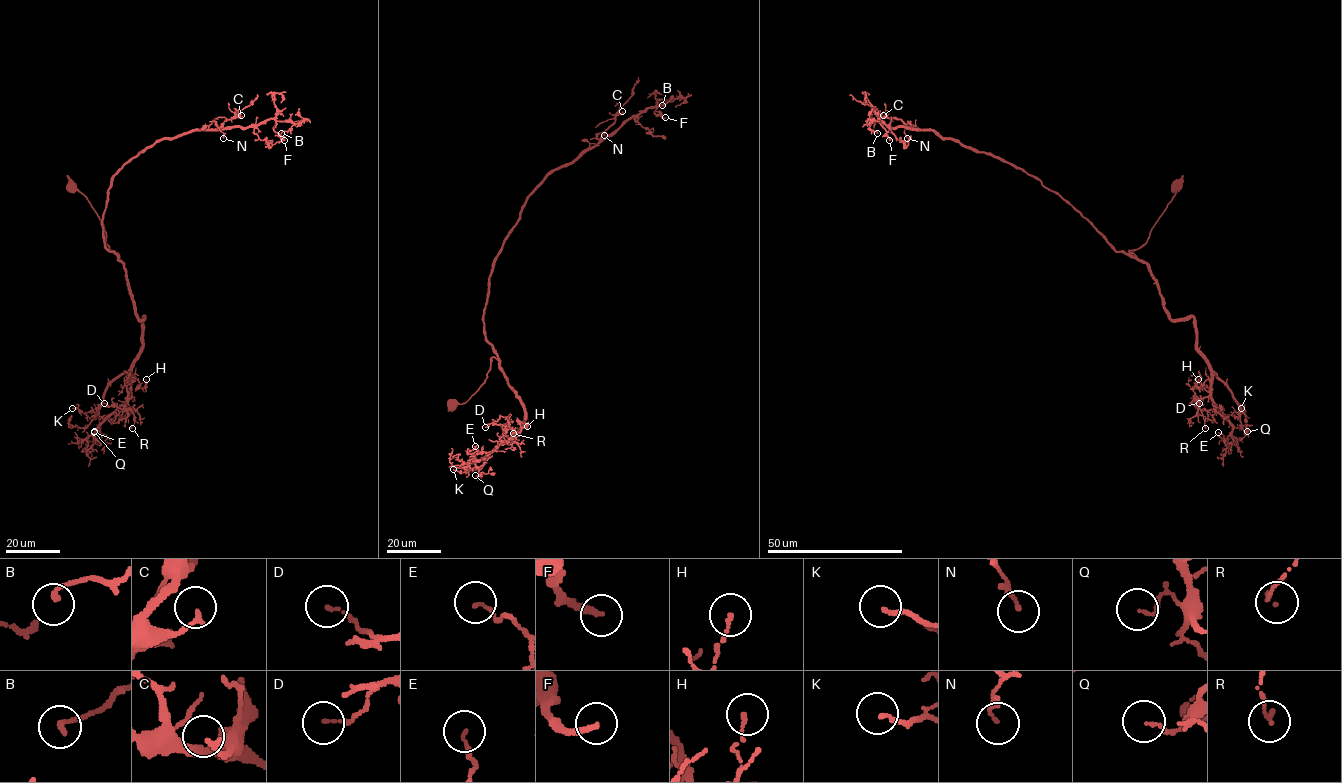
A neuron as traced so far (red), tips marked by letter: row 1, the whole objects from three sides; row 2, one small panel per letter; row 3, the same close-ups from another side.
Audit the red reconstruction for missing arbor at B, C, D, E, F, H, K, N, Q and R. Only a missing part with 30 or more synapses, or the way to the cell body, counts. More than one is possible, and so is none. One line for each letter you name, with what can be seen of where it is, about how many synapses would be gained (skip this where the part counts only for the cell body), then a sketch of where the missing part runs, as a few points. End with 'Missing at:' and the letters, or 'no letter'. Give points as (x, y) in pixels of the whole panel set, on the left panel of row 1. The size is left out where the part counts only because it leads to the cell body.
F: (284, 140) | 35 syn
Missing at: F

